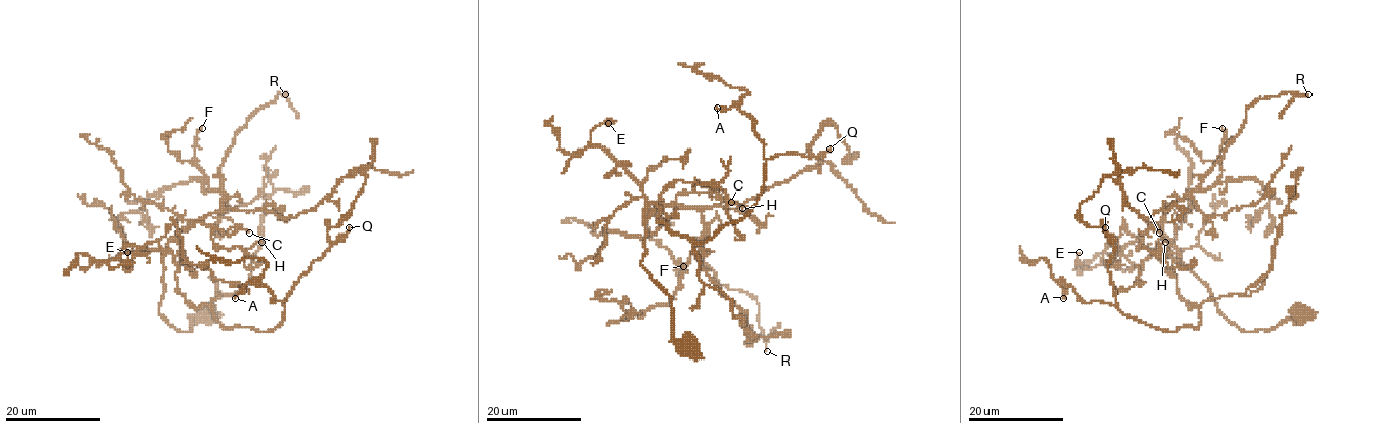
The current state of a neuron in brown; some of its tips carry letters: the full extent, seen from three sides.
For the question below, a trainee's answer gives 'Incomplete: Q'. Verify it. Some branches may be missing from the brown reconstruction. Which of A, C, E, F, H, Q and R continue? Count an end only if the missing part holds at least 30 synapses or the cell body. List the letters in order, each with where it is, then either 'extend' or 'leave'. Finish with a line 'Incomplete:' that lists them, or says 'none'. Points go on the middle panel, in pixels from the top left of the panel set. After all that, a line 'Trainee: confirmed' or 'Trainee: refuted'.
A: (717, 108) | leave
C: (731, 202) | leave
E: (608, 123) | leave
F: (683, 266) | leave
H: (742, 208) | leave
Q: (830, 149) | leave
R: (767, 351) | leave
Incomplete: none
Trainee: refuted

